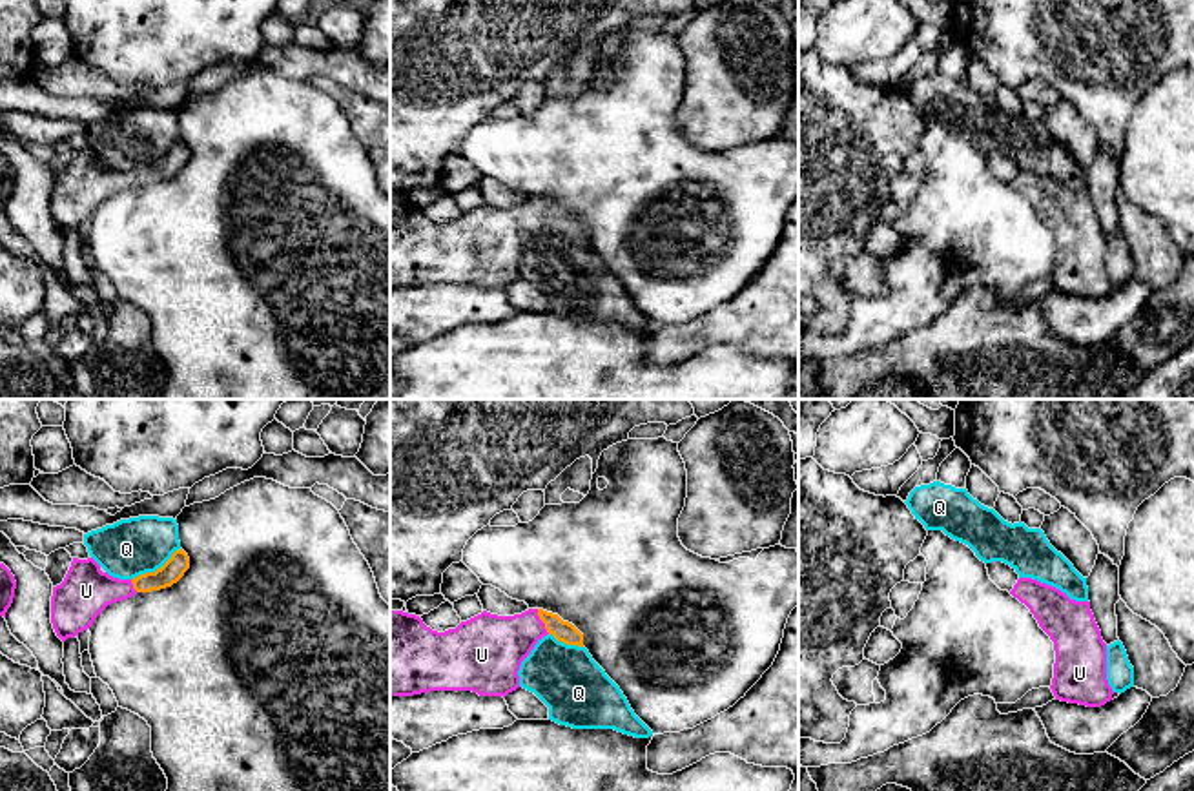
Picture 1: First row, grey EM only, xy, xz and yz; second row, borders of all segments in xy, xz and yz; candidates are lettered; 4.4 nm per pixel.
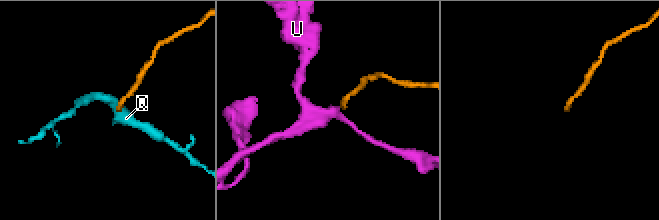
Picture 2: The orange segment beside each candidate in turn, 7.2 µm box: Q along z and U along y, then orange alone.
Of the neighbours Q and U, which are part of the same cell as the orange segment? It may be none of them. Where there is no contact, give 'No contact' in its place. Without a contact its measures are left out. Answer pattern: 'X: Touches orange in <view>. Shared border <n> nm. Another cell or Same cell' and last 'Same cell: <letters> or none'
Q: Touches orange in xy. Shared border 260 nm. Another cell
U: Touches orange in xz. Shared border 130 nm. Same cell
Same cell: U

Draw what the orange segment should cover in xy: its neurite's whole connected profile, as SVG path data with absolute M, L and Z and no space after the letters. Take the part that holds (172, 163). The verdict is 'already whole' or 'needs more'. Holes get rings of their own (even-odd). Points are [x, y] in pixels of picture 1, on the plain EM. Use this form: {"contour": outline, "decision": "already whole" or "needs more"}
{"contour": "M182 140L175 142L155 164L146 164L133 171L118 171L102 164L93 149L73 149L64 173L53 179L53 221L62 233L75 230L89 221L108 197L128 191L137 184L171 179L188 160L190 149Z", "decision": "needs more"}

